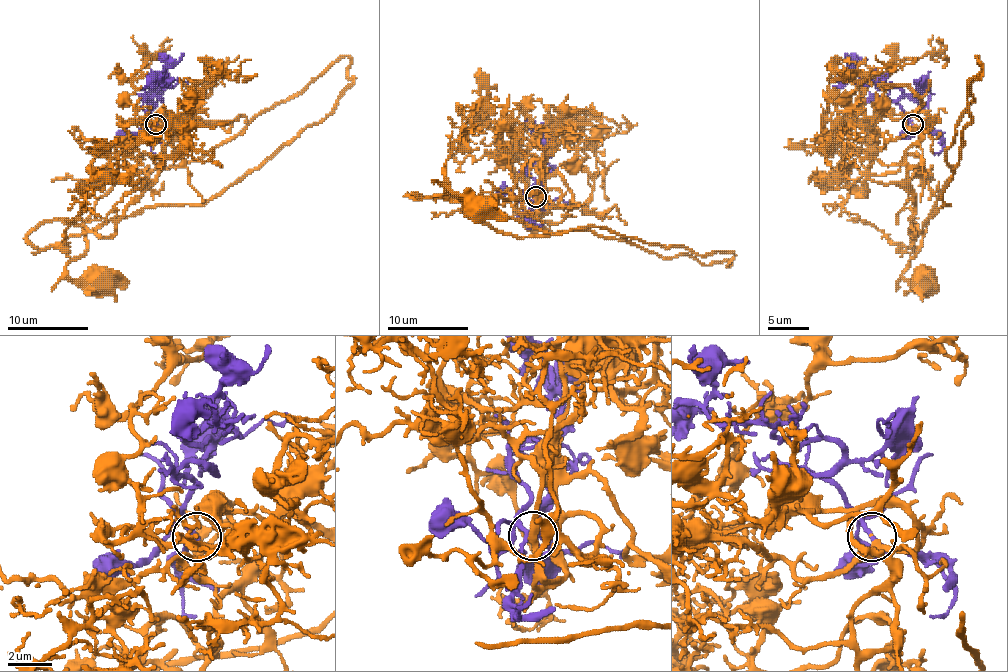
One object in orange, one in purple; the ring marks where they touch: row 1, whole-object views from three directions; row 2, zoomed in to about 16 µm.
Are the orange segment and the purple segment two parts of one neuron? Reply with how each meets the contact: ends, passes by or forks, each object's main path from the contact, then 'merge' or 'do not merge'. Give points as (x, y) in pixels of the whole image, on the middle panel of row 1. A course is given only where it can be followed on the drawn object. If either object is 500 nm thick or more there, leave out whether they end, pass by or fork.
orange passes by; purple passes by; course orange (535, 196), (545, 212), (545, 194), (561, 194), (555, 204), (541, 190), (466, 206), (448, 186), (476, 204); course purple (535, 196), (529, 168), (539, 163), (539, 186), (549, 174), (541, 165), (547, 157), (545, 139), (563, 129); merge

